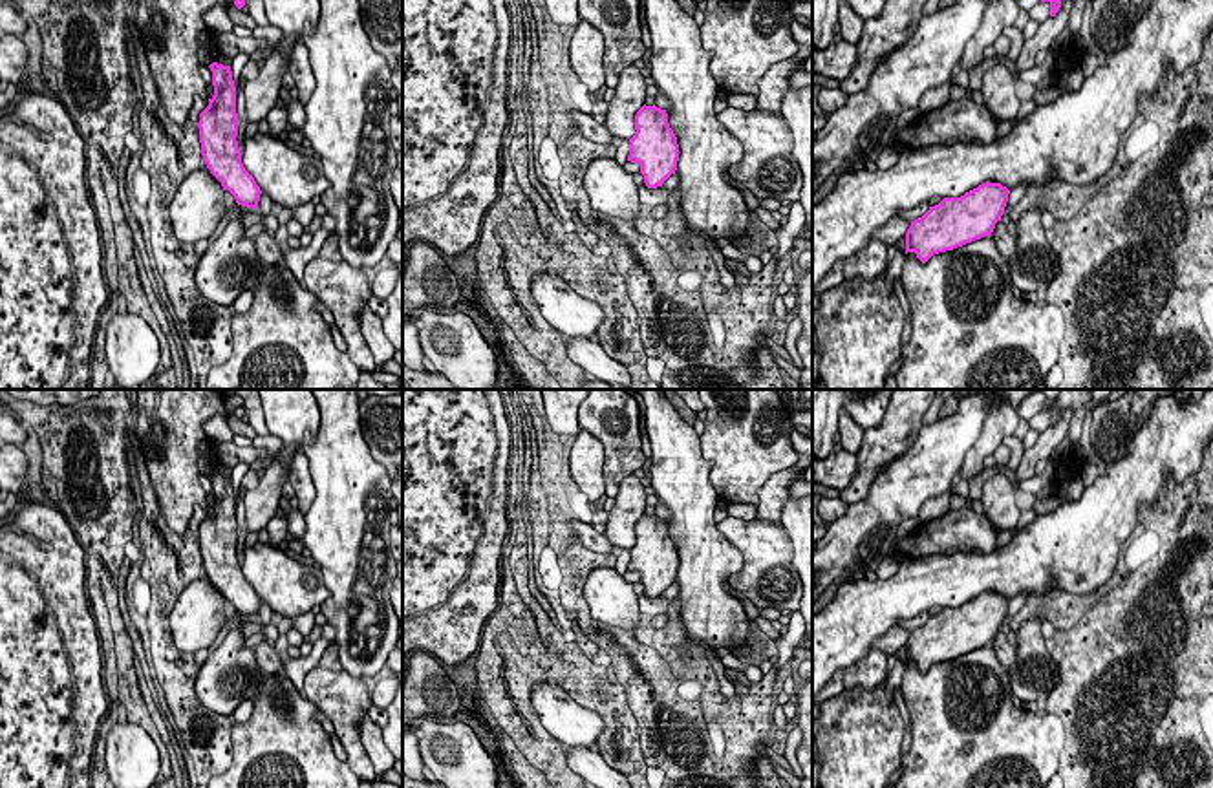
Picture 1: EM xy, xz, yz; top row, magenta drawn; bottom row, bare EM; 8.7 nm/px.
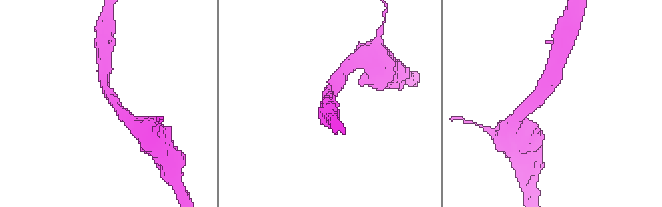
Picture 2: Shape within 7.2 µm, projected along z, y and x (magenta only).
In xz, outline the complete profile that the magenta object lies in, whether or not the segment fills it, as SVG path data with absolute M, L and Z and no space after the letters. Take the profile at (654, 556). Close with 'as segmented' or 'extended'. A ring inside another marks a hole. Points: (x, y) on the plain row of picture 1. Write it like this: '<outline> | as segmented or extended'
M644 514L635 525L635 539L629 548L628 570L640 574L648 598L664 596L675 600L679 596L675 580L681 561L668 534L666 519Z | extended

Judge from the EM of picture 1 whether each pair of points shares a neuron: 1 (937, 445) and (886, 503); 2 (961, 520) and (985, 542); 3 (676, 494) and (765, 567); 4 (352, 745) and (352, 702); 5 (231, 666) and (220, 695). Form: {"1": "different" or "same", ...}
{"1": "same", "2": "same", "3": "different", "4": "same", "5": "same"}

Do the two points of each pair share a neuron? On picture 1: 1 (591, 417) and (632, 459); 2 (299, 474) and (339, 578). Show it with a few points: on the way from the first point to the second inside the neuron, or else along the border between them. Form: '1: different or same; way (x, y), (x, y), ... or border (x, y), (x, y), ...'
1: same; way (602, 428), (621, 448)
2: different; border (310, 461), (315, 500), (304, 514)

